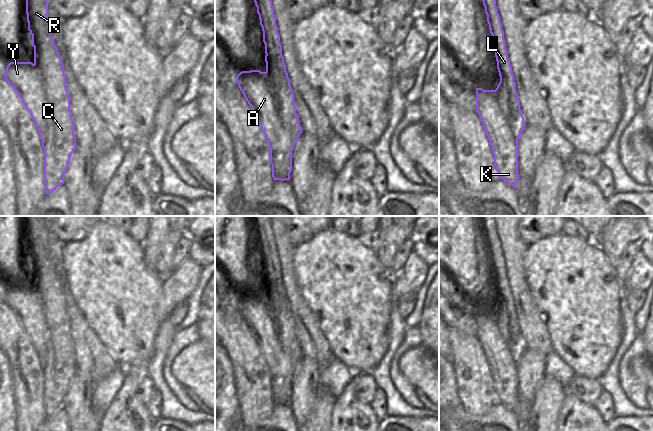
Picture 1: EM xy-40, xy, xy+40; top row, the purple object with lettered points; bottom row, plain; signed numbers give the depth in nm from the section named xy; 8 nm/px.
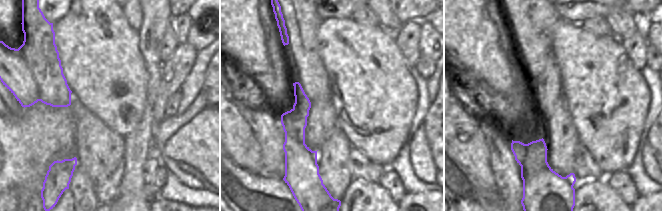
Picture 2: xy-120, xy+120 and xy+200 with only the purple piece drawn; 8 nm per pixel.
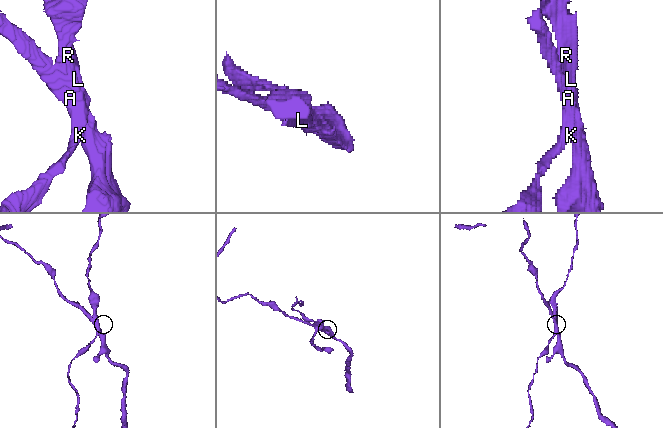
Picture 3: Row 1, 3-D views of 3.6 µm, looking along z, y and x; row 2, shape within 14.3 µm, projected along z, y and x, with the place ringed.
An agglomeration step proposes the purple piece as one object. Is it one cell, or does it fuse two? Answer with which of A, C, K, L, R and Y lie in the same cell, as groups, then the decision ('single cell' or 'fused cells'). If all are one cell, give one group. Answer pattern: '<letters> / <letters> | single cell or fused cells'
A K Y / C L R | fused cells

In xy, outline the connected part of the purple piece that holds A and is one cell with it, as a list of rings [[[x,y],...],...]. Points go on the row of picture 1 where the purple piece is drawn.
[[[260,70],[242,71],[236,82],[266,137],[270,156],[273,156],[278,149],[278,132],[284,132],[284,125],[268,76]]]

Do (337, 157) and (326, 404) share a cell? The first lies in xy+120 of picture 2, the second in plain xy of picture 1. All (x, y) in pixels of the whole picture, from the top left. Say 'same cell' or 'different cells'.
same cell

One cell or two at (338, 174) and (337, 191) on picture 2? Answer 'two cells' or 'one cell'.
one cell

